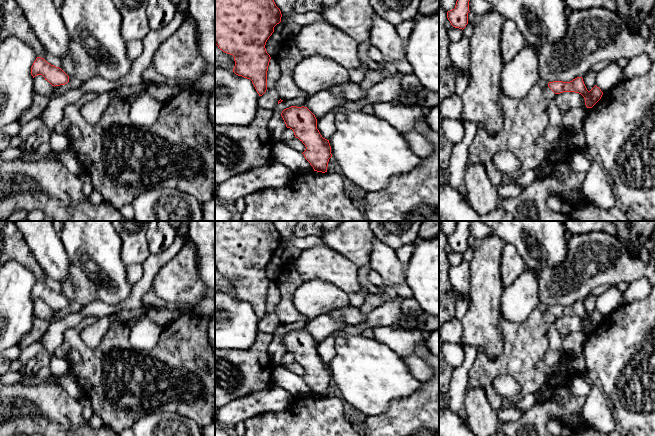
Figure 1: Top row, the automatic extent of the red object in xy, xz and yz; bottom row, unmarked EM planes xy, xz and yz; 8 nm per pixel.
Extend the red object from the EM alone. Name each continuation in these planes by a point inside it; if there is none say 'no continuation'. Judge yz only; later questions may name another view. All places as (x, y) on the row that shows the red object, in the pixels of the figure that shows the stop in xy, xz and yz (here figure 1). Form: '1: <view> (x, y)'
no continuation

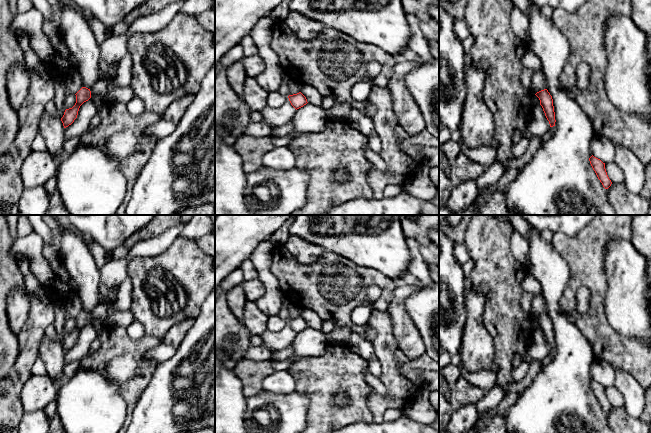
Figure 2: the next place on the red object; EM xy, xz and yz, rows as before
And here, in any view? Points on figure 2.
no continuation

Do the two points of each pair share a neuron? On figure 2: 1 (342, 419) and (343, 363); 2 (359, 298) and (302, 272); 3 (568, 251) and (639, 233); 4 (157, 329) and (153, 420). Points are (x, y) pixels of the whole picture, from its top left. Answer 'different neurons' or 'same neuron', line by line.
1: same neuron
2: same neuron
3: different neurons
4: different neurons

